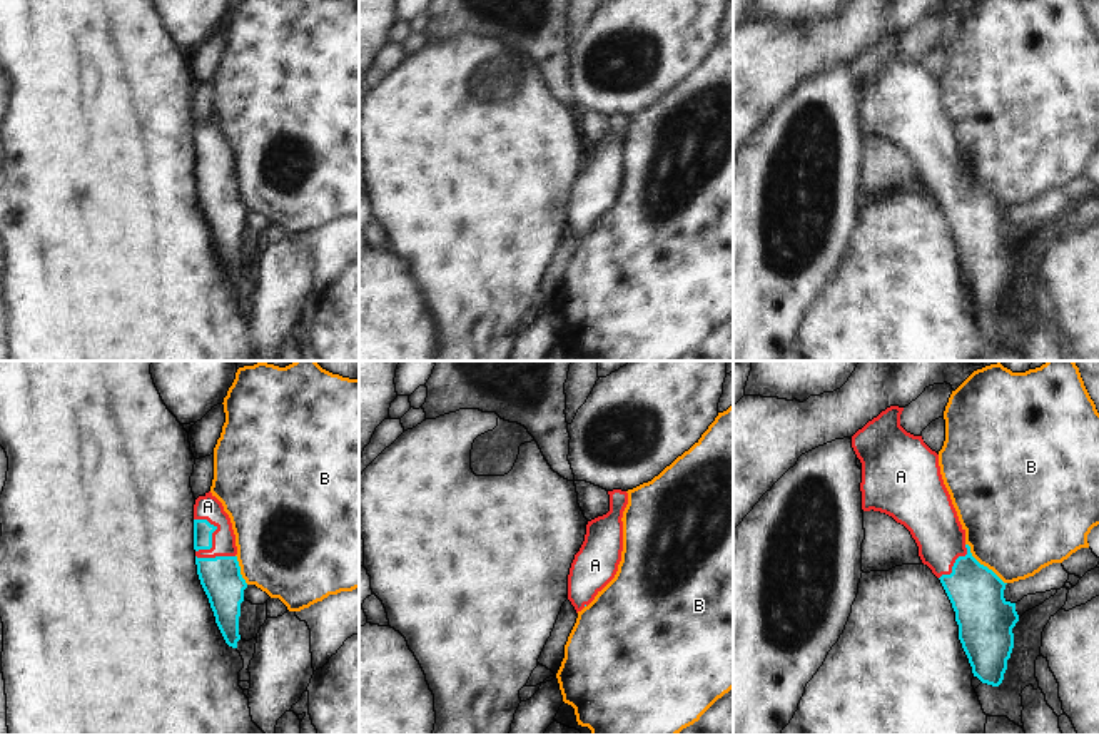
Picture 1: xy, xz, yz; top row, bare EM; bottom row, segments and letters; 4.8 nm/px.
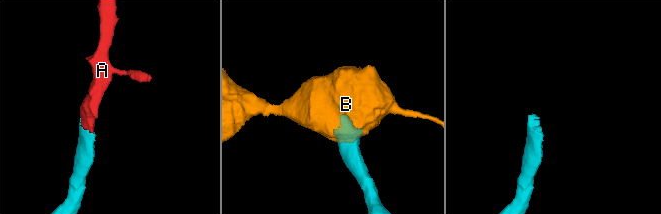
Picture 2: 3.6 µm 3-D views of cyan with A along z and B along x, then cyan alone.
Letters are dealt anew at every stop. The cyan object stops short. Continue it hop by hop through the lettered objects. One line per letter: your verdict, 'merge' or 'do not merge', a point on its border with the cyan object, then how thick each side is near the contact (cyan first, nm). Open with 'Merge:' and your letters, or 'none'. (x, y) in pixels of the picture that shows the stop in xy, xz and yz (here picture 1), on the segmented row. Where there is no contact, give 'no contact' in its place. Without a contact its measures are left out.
Merge: A
A: merge; contact xy (211, 540); calibres 100 and 120 nm
B: do not merge; contact yz (982, 565); calibres 260 and 480 nm

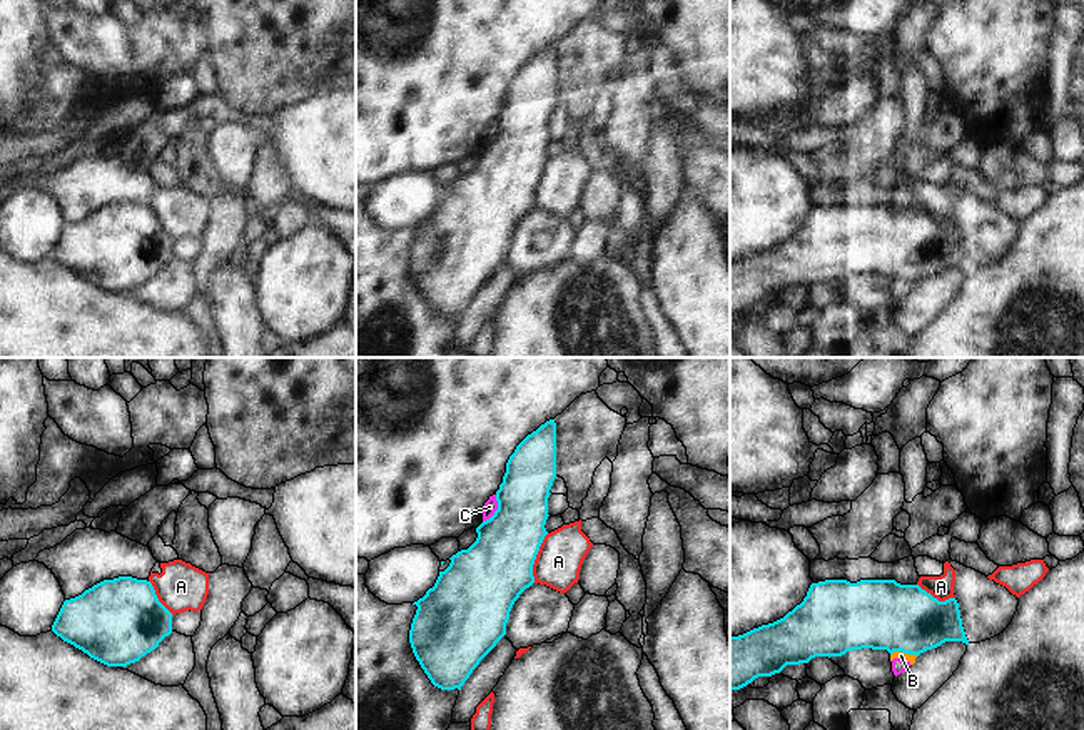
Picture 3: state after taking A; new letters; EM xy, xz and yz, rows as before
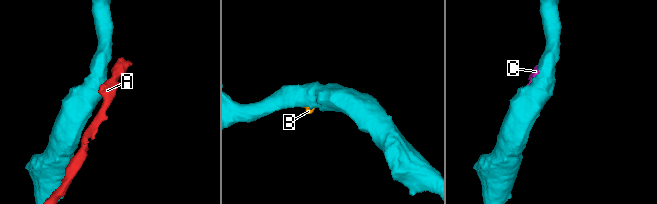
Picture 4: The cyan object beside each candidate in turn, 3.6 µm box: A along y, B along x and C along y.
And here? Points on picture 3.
Merge: none
A: do not merge; contact xz (535, 558); calibres 340 and 220 nm
B: do not merge; contact yz (904, 652); calibres 340 and 40 nm
C: do not merge; contact xz (496, 510); calibres 320 and 70 nm

